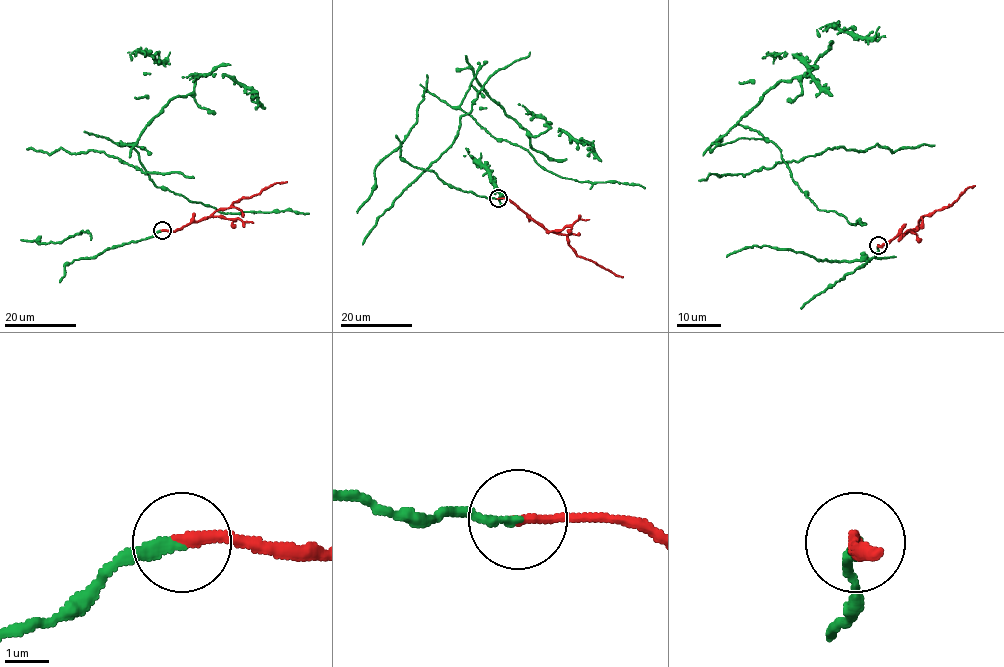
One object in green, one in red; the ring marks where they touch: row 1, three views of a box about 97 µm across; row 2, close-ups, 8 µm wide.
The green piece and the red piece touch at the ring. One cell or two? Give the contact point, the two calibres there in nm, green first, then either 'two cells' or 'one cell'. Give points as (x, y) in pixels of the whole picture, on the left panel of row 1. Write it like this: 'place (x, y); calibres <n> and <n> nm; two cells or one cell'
place (162, 230); calibres 240 and 240 nm; one cell

